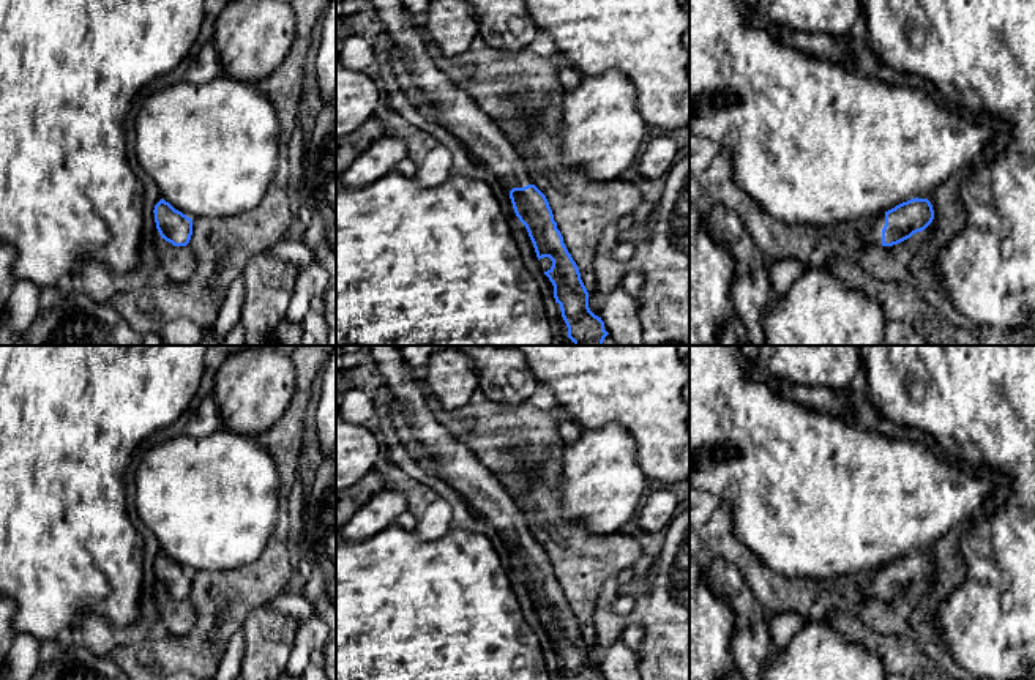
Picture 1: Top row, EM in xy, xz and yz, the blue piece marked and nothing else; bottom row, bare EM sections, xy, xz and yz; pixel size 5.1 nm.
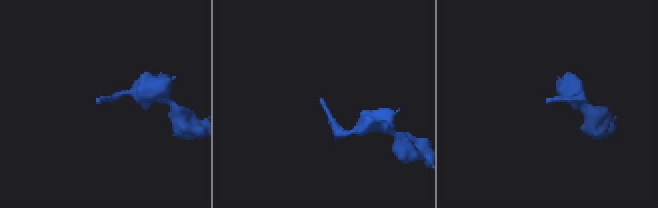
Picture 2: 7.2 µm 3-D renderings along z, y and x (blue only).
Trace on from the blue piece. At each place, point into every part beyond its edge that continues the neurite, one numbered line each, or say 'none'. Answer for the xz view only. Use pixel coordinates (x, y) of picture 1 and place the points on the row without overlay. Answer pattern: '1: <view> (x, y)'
1: xz (458, 466)

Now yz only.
1: yz (870, 584)

